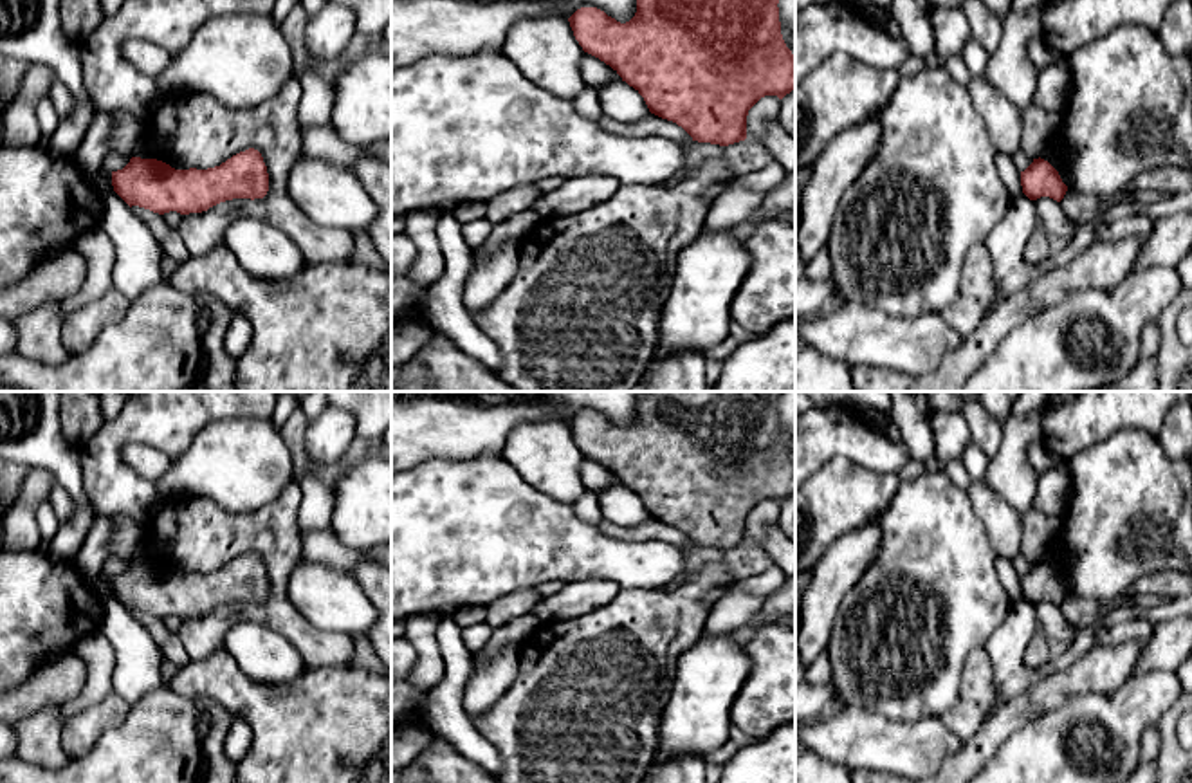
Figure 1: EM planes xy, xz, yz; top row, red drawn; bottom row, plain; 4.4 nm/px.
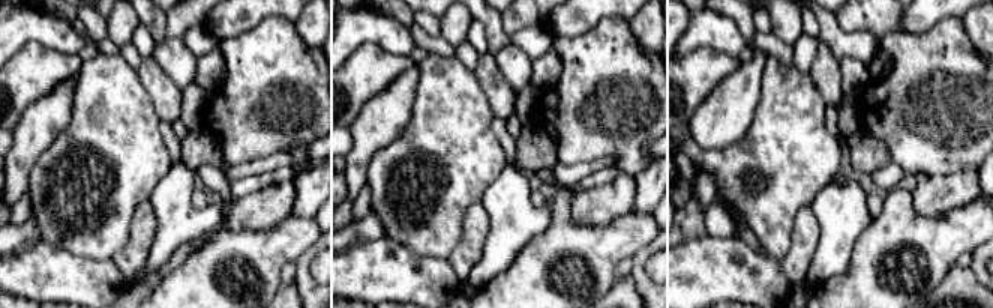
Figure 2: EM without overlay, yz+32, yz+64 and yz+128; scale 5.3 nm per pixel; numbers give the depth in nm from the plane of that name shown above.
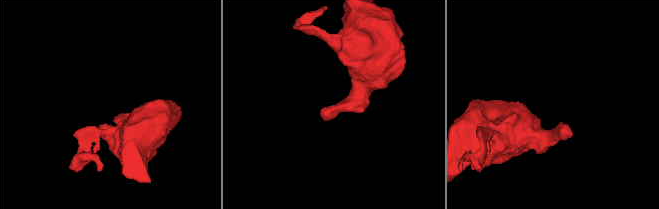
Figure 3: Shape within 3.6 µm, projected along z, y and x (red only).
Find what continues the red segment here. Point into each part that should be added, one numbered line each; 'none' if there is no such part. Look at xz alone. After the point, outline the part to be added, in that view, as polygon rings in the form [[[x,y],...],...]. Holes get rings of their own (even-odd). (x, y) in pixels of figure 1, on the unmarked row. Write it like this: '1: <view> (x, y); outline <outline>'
none

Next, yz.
none

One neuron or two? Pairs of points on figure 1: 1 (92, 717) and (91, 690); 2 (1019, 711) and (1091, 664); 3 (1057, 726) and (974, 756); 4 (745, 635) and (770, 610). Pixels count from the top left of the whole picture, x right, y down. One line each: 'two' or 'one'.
1: two
2: one
3: two
4: one

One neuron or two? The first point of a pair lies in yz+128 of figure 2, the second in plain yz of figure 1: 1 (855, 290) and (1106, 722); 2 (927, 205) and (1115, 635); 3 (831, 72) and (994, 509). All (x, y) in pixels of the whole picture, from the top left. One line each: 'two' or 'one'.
1: one
2: two
3: one

